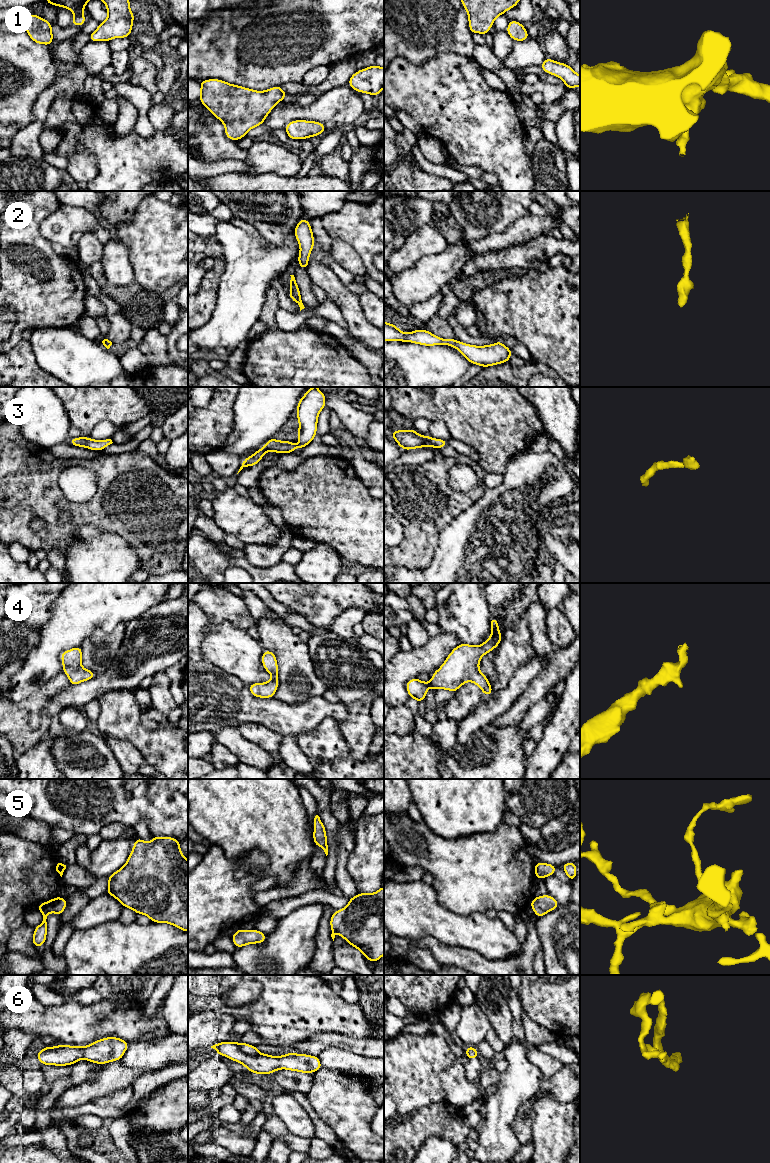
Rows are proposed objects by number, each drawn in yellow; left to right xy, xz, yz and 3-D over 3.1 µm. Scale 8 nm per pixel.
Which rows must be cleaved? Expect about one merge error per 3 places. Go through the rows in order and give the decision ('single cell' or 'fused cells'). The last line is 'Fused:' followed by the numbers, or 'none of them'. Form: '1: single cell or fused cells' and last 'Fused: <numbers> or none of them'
1: single cell
2: single cell
3: single cell
4: single cell
5: single cell
6: single cell
Fused: none of them

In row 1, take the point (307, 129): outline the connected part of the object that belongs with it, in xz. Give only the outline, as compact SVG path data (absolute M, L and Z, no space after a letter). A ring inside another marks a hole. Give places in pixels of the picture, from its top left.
M294 120L289 122L285 127L288 137L292 140L319 136L325 130L324 123L306 120Z

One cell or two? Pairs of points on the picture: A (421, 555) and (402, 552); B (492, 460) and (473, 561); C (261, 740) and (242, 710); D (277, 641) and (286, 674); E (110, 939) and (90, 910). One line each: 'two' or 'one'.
A: one
B: two
C: two
D: one
E: two

